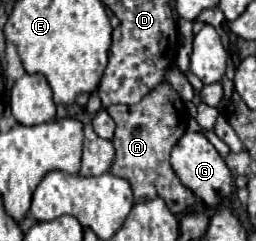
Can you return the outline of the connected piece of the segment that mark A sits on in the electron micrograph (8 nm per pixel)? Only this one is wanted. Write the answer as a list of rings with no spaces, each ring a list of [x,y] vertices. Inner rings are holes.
[[[171,84],[157,86],[157,90],[153,90],[153,94],[147,94],[135,108],[109,106],[107,112],[117,124],[115,136],[111,140],[115,146],[115,162],[111,166],[111,172],[117,178],[129,180],[135,202],[147,202],[159,196],[175,216],[185,214],[189,208],[193,208],[193,204],[197,202],[195,194],[181,184],[169,164],[173,146],[187,132],[185,104],[181,96],[171,88]],[[135,116],[139,118],[135,120]]]

